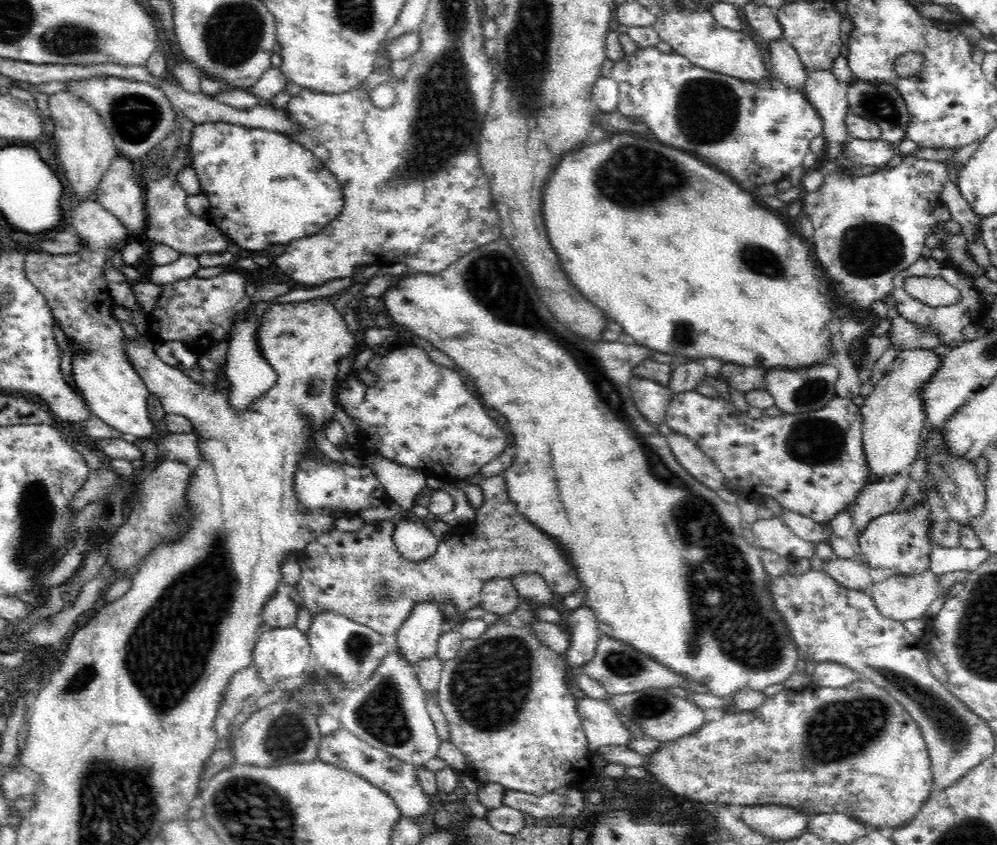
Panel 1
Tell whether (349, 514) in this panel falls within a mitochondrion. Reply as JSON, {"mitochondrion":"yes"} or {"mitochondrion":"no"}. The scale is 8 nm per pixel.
{"mitochondrion":"no"}

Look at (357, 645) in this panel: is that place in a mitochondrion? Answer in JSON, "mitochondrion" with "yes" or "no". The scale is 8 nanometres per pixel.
{"mitochondrion":"yes"}

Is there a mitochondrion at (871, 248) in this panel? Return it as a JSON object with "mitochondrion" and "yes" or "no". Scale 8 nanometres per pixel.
{"mitochondrion":"yes"}

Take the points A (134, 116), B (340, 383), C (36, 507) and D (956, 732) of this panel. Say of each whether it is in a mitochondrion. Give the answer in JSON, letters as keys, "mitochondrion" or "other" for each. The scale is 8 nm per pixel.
{"A":"mitochondrion","B":"other","C":"mitochondrion","D":"mitochondrion"}

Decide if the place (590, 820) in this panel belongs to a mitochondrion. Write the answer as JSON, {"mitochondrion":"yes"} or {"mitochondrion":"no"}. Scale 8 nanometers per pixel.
{"mitochondrion":"no"}

